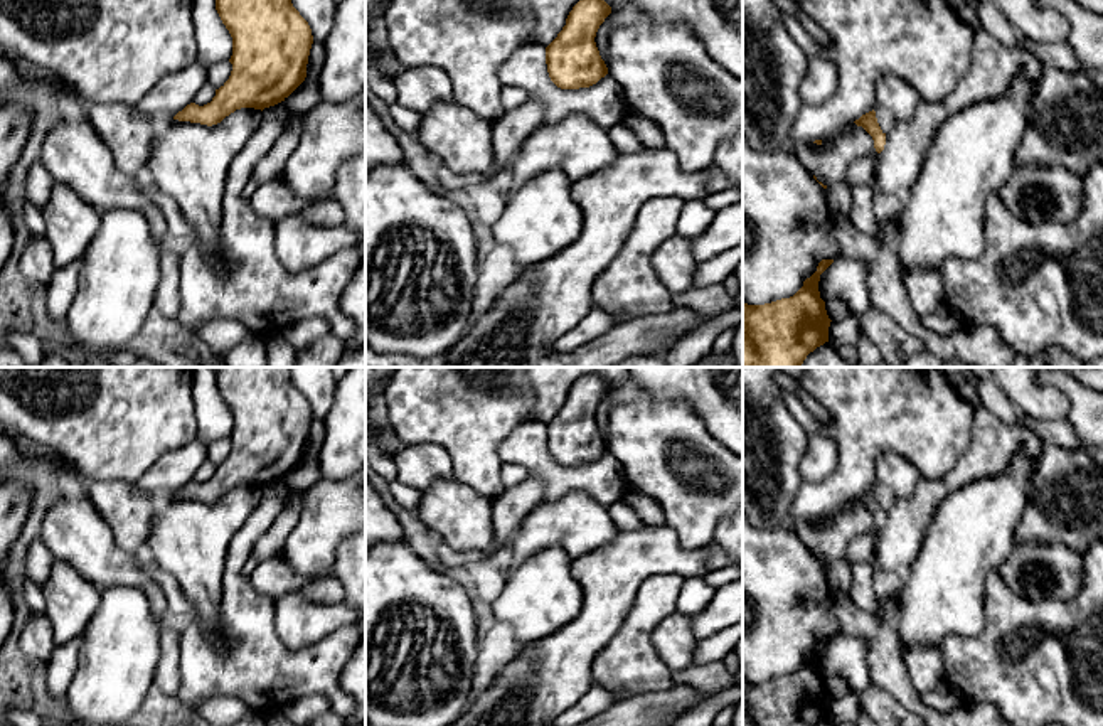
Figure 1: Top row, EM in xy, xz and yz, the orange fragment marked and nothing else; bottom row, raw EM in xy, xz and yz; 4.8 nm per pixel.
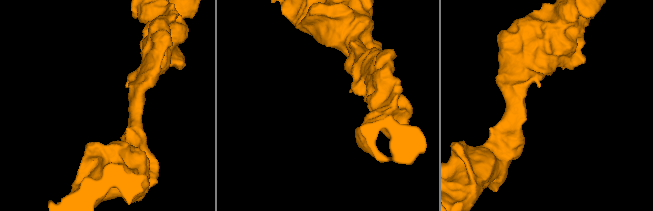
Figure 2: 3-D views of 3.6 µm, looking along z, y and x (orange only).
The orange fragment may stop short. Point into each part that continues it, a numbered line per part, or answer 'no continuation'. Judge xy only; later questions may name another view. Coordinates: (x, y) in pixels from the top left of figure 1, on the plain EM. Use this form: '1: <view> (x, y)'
no continuation

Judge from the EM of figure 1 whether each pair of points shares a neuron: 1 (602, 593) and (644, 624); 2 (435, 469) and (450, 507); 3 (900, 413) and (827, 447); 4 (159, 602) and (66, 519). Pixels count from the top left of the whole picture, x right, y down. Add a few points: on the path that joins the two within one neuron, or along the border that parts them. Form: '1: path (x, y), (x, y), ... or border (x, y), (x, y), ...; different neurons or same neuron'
1: border (649, 578), (642, 583), (622, 625), (605, 645); different neurons
2: border (452, 477), (435, 480), (421, 492); different neurons
3: border (836, 438), (837, 467), (820, 480); different neurons
4: path (138, 578), (123, 568), (113, 566), (90, 543); same neuron

